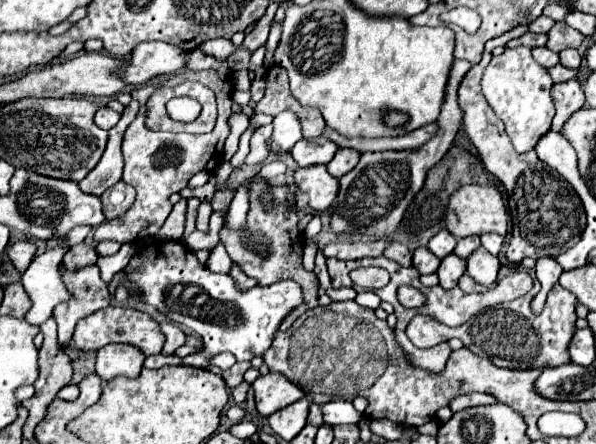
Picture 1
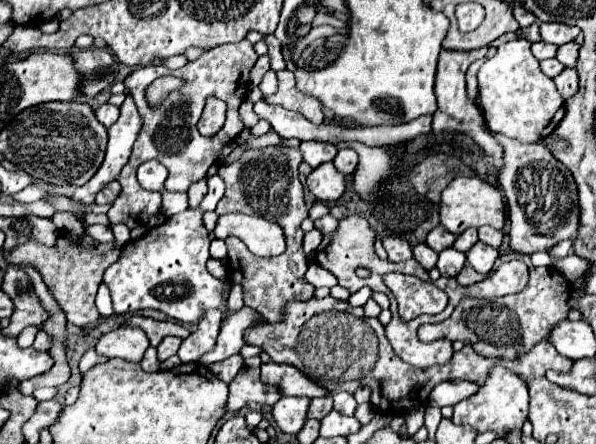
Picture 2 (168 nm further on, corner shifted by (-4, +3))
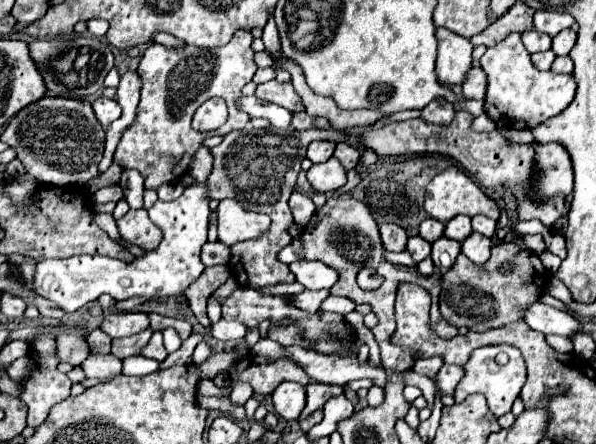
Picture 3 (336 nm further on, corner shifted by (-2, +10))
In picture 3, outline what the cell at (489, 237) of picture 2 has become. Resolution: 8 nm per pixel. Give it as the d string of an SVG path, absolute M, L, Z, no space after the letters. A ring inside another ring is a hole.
M474 216L472 218L472 228L474 228L474 232L480 232L480 234L492 238L494 230L496 230L496 220L490 220L486 216Z

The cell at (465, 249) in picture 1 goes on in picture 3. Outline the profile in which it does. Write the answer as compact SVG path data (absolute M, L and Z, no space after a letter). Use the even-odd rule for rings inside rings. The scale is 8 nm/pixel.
M456 216L456 218L452 218L452 220L446 224L444 236L446 236L446 238L452 238L452 240L456 240L456 242L462 242L464 238L468 238L470 232L472 232L470 218L468 218L468 216Z

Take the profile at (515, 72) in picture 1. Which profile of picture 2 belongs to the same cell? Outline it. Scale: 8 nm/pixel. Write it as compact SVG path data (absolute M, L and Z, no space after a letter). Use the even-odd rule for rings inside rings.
M512 39L498 47L498 53L478 71L478 91L489 130L524 143L546 139L564 117L564 99L554 81L540 71L526 39Z

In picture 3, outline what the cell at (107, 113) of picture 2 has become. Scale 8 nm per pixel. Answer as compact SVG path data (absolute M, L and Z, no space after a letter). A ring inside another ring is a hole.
M100 96L100 98L92 104L92 108L94 108L96 118L100 120L102 126L108 126L110 122L114 122L114 120L122 114L118 102L116 102L116 100L110 100L110 98L106 98L106 96Z

